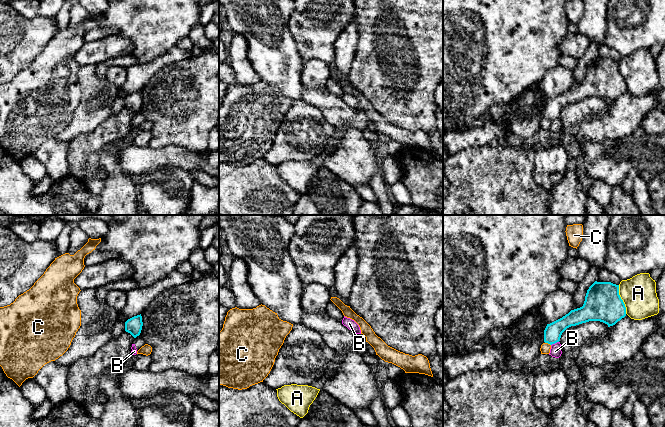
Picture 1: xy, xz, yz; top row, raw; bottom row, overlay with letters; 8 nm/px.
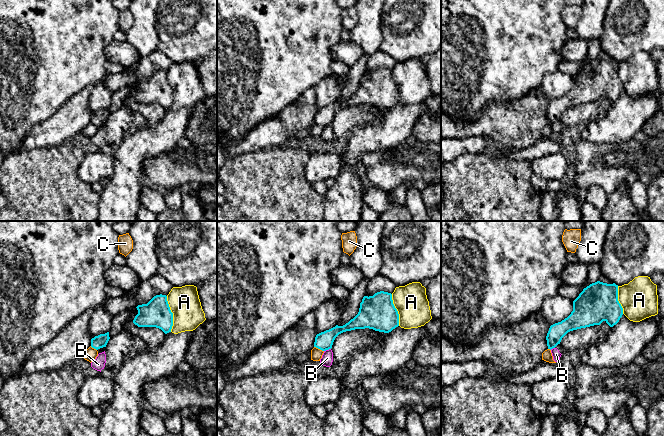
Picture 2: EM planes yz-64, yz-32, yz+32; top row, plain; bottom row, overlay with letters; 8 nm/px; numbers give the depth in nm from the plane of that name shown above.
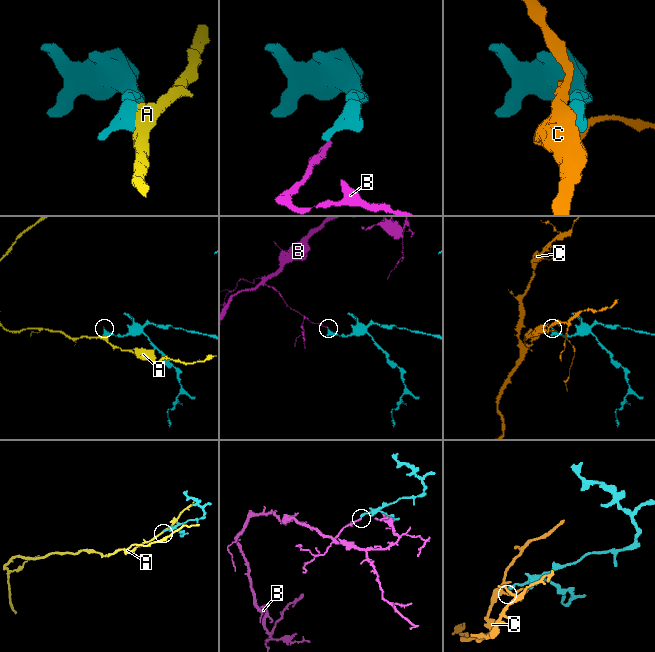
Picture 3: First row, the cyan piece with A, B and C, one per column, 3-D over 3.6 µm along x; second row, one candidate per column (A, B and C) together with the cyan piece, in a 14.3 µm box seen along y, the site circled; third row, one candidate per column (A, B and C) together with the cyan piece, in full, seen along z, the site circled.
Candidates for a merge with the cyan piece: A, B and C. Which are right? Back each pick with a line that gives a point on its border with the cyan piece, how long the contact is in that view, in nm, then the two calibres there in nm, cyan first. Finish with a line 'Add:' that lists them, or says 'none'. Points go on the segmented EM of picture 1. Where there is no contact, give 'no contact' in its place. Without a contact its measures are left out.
Add: none

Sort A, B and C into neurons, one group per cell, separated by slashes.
A / B / C

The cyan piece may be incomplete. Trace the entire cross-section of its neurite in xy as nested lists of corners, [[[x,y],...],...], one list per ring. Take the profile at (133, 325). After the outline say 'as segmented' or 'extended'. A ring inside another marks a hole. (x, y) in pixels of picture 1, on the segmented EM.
[[[137,315],[125,322],[125,331],[130,333],[134,338],[140,335],[142,330],[143,322],[142,316]]]; as segmented

